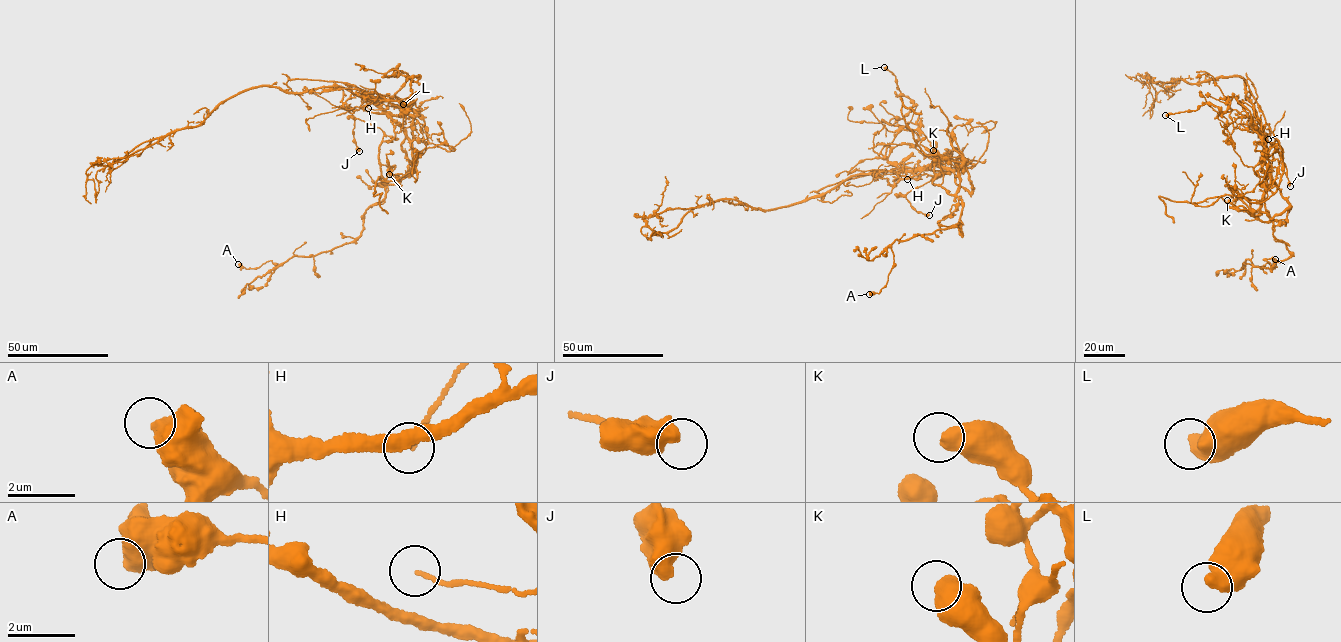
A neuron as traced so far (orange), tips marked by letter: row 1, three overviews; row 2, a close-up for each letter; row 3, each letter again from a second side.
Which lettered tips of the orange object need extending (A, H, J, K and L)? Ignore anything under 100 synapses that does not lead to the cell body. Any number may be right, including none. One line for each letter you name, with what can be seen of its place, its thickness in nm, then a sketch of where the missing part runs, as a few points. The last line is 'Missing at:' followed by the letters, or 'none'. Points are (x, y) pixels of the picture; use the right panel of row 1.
Missing at: none

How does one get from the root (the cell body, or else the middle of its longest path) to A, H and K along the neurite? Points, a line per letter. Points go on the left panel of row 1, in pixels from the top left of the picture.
A: (358, 95), (393, 121), (395, 133), (379, 147), (385, 198), (366, 210), (360, 234), (279, 265), (238, 264)
H: (358, 95), (370, 99), (384, 110), (368, 108)
K: (358, 95), (372, 102), (405, 132), (413, 166), (410, 174), (394, 174), (393, 178), (389, 174)

